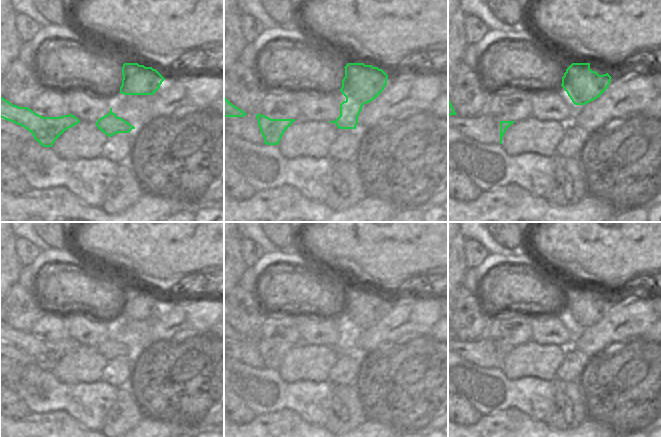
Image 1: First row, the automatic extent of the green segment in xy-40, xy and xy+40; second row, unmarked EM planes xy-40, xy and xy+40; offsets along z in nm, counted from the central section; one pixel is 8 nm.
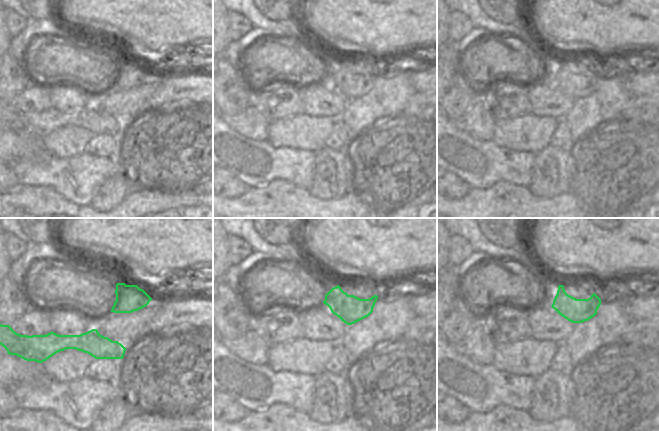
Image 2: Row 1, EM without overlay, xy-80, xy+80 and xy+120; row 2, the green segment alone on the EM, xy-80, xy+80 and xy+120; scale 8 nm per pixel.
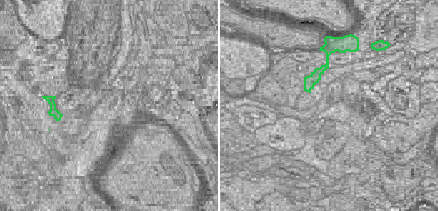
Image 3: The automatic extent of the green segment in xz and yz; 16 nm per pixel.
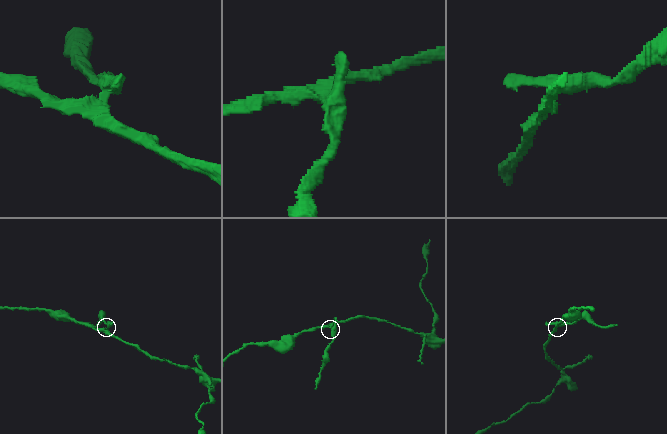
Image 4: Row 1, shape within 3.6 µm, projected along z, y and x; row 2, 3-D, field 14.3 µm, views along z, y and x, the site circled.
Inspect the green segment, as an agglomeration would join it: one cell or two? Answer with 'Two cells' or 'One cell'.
Two cells.

